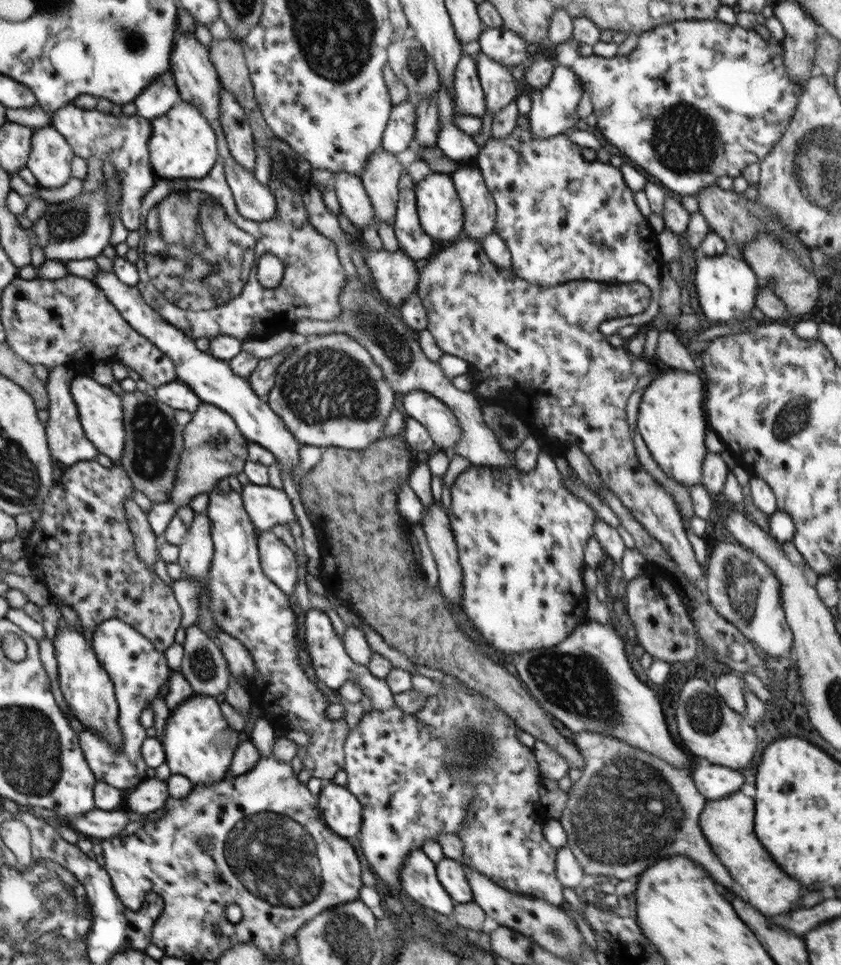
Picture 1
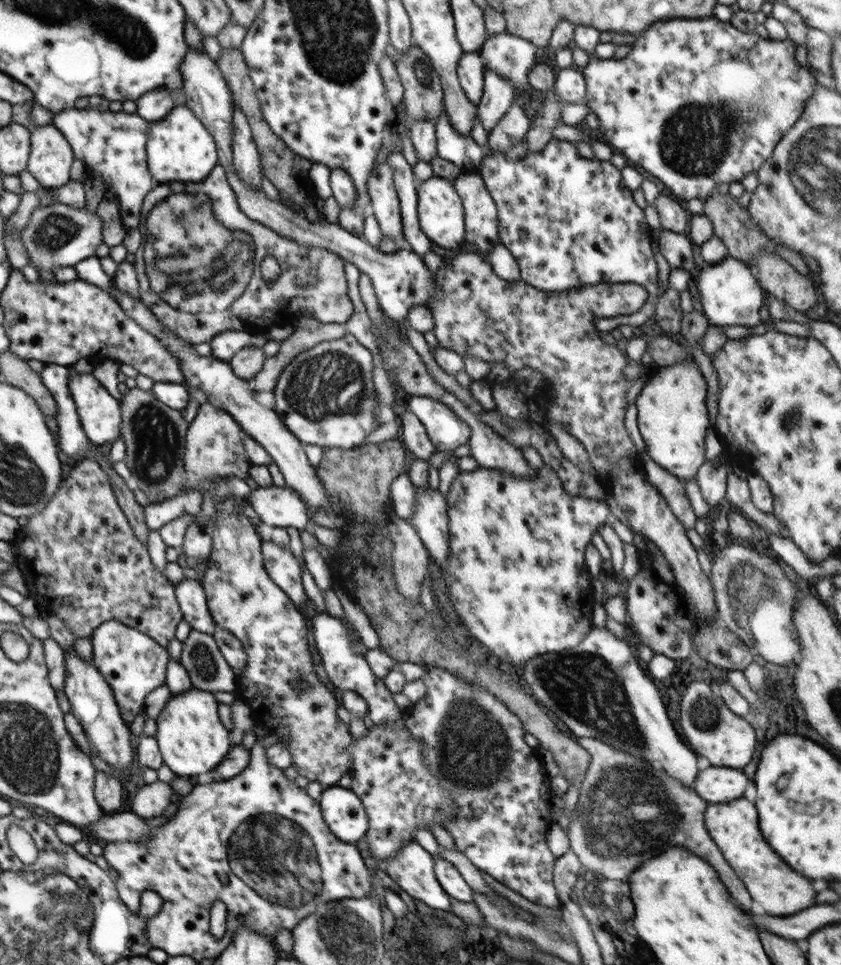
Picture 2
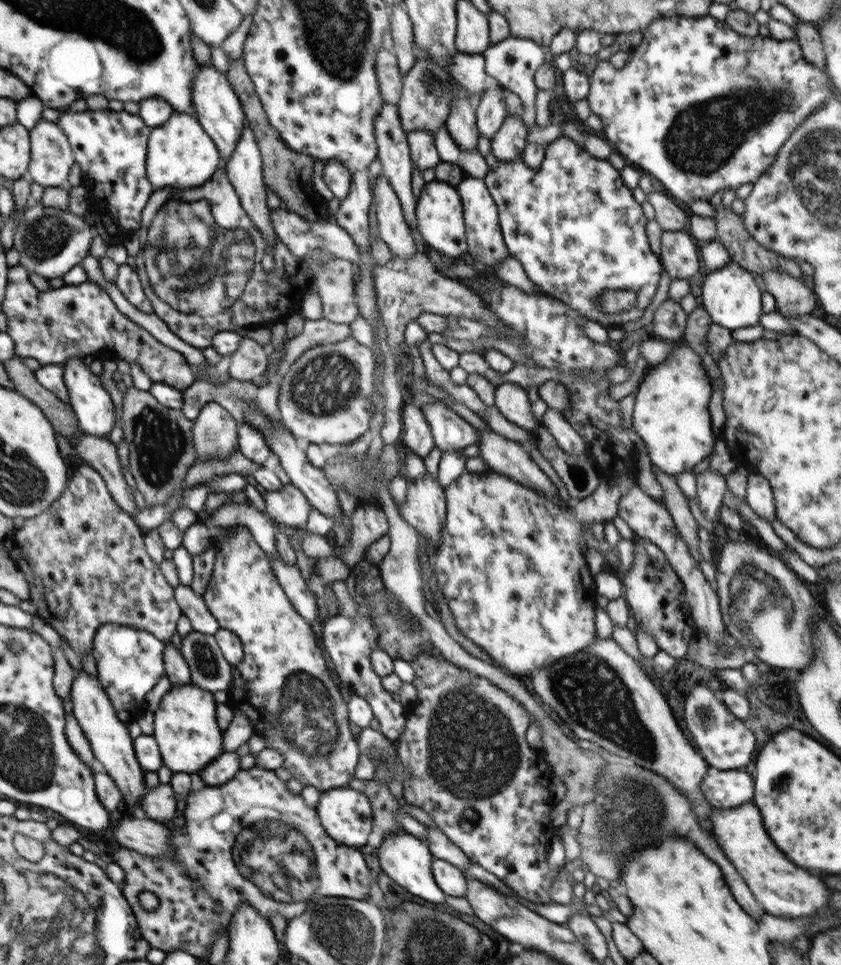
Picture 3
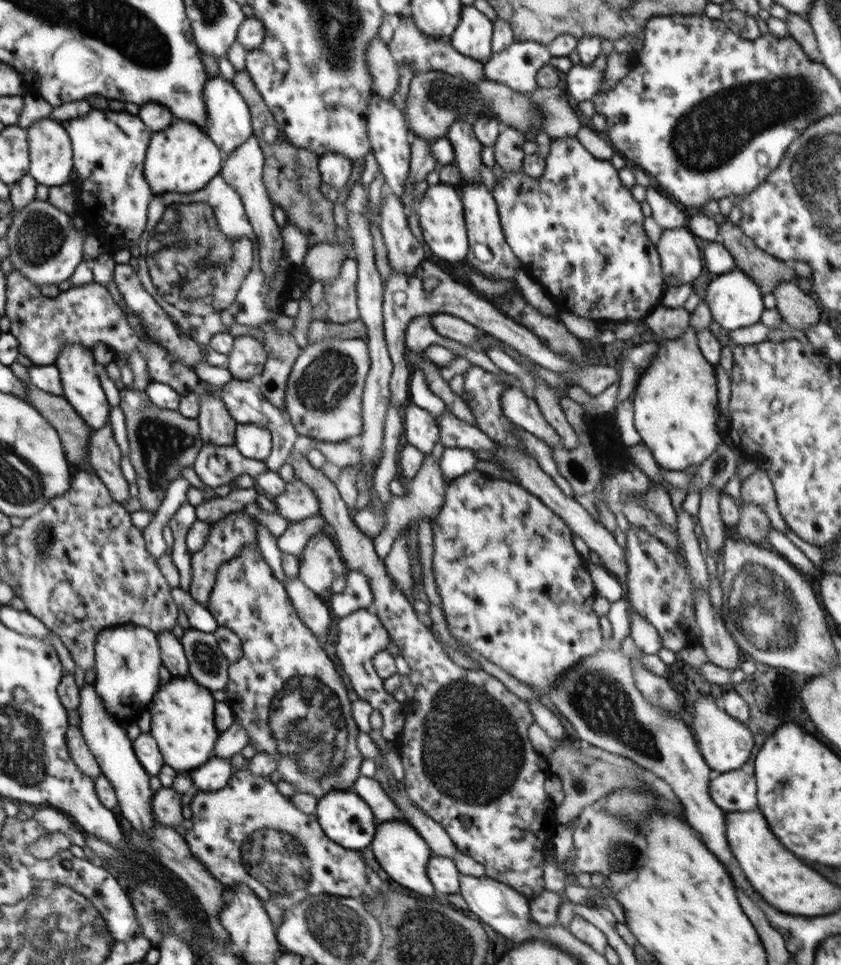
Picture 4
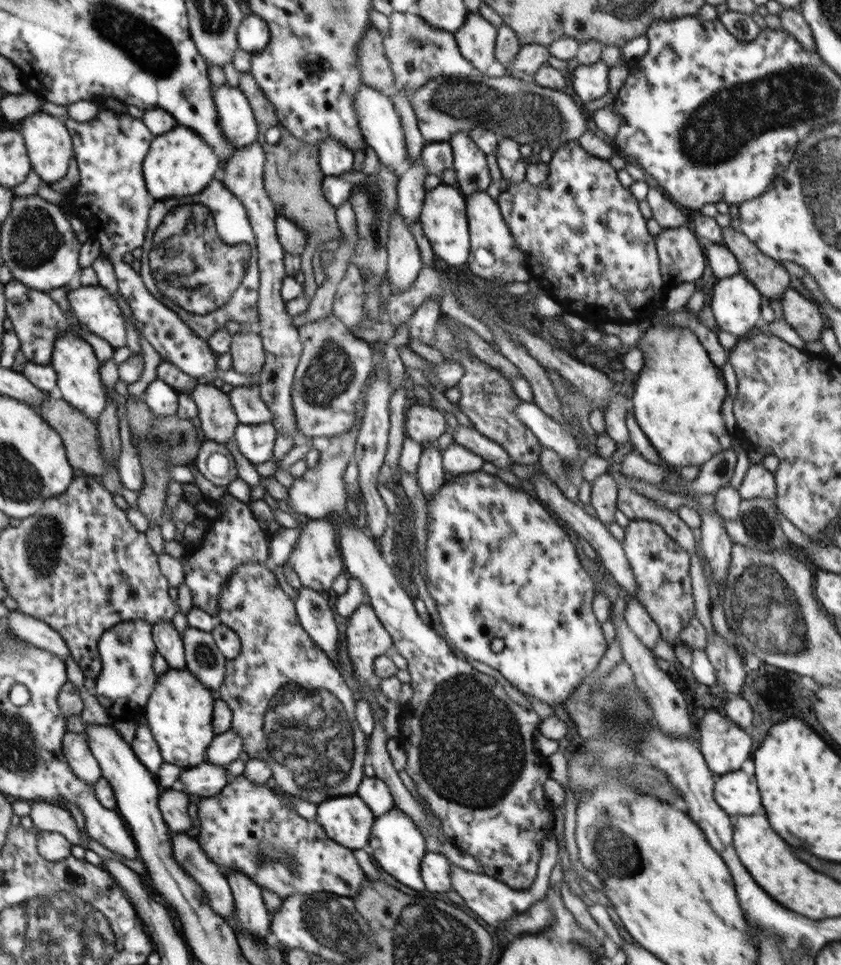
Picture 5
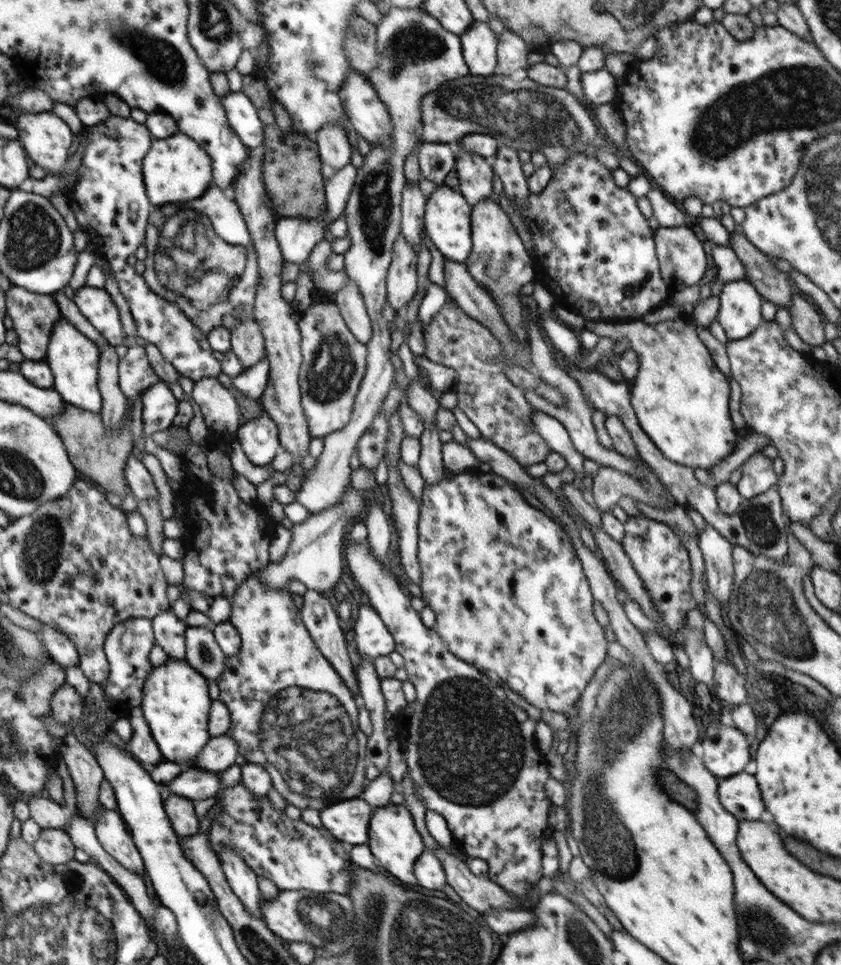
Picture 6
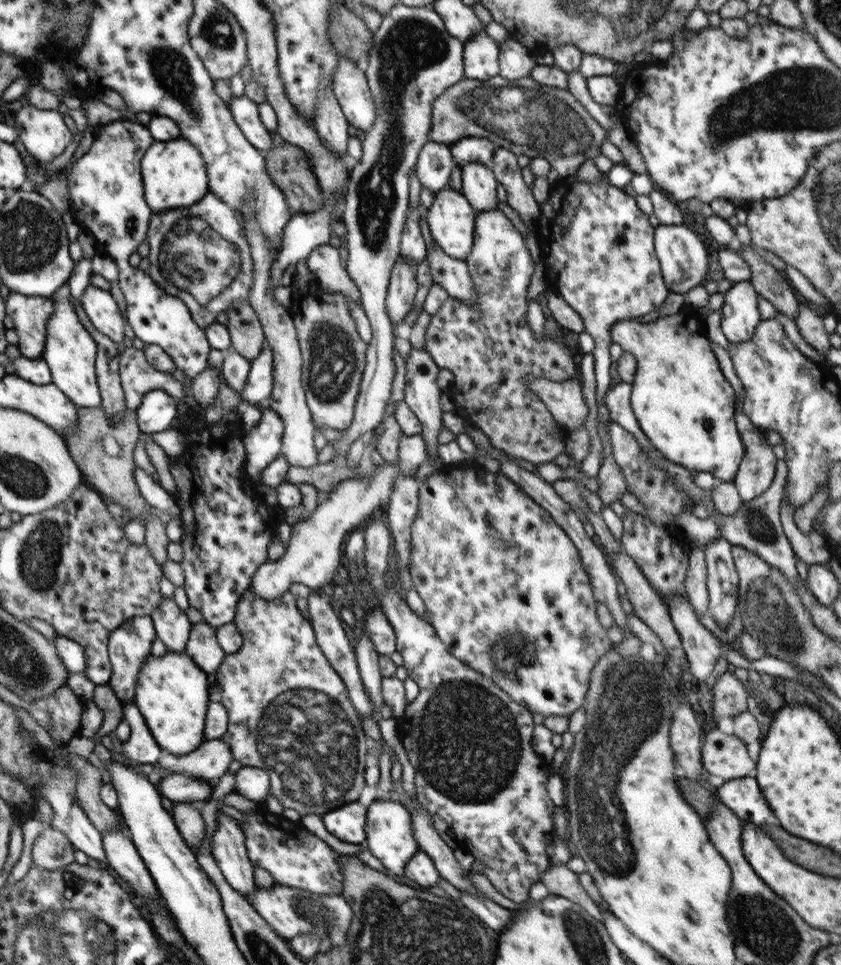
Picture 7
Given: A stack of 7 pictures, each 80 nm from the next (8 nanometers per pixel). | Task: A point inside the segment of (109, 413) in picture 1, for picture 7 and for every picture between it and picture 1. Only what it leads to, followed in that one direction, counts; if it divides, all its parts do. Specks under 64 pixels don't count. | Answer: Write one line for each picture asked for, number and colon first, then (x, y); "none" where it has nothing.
2: (99, 413)
3: (91, 403)
4: (81, 387)
5: (79, 382)
6: (74, 359)
7: (70, 352)

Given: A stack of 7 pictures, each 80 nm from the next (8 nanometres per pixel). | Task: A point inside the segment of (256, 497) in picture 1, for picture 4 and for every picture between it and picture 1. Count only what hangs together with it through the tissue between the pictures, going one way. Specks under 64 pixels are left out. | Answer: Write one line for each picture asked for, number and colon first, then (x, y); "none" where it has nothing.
2: (277, 506)
3: (288, 505)
4: (299, 501)

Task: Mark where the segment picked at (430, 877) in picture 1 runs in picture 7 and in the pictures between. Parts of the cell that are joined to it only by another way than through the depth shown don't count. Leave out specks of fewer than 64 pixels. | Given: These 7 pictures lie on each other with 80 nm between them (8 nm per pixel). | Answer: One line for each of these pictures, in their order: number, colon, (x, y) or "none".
2: (412, 869)
3: (406, 859)
4: (403, 854)
5: (397, 844)
6: (395, 842)
7: (388, 827)

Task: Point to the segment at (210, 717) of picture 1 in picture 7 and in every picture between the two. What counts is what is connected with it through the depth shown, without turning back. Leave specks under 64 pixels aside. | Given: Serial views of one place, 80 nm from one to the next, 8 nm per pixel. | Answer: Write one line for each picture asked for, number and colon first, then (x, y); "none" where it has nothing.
2: (193, 741)
3: (186, 730)
4: (182, 712)
5: (179, 711)
6: (175, 702)
7: (171, 692)

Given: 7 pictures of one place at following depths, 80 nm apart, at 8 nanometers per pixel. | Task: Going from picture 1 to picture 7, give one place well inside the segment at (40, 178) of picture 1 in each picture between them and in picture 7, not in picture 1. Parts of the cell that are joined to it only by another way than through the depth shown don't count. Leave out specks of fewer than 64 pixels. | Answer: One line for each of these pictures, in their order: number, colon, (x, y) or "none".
2: (50, 158)
3: (51, 154)
4: (50, 151)
5: (49, 145)
6: (46, 138)
7: (45, 133)

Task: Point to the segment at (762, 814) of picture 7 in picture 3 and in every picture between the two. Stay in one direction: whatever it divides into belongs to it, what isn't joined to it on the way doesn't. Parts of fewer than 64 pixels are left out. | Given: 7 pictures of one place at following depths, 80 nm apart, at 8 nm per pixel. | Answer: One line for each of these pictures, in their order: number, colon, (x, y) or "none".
3: (723, 789)
4: (735, 791)
5: (736, 793)
6: (740, 795)

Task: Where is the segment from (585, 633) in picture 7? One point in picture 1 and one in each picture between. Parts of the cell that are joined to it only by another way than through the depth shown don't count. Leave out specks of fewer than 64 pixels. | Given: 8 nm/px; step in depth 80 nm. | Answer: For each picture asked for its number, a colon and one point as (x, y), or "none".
1: (520, 535)
2: (516, 575)
3: (510, 564)
4: (513, 588)
5: (499, 566)
6: (509, 593)

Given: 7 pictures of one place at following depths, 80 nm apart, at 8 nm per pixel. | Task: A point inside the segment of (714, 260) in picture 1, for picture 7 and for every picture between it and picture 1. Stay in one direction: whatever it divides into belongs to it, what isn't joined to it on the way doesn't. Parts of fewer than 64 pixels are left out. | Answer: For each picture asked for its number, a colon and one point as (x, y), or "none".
2: (731, 296)
3: (731, 297)
4: (735, 301)
5: (736, 304)
6: (739, 314)
7: (740, 315)

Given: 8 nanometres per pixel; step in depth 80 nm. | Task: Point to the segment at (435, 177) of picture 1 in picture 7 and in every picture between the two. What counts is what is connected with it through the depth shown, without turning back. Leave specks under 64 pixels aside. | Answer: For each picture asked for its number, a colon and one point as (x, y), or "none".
2: (440, 212)
3: (439, 210)
4: (440, 211)
5: (443, 217)
6: (447, 221)
7: (451, 218)

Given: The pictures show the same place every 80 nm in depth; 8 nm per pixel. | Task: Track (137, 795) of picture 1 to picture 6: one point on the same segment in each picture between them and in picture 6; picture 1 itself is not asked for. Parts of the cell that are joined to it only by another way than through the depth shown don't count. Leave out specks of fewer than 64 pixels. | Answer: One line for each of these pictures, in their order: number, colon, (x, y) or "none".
2: (152, 800)
3: (159, 804)
4: (167, 808)
5: (177, 811)
6: (180, 811)

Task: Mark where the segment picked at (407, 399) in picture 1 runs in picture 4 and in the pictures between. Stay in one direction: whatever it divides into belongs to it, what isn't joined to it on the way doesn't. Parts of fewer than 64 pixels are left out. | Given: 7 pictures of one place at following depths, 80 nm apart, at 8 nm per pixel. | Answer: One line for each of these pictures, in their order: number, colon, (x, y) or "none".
2: (447, 431)
3: (451, 432)
4: (454, 433)

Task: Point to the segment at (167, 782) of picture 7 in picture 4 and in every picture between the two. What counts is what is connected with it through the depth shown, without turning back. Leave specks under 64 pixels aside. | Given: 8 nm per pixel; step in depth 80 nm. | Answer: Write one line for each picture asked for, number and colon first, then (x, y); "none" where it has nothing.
4: (213, 775)
5: (206, 780)
6: (195, 784)

